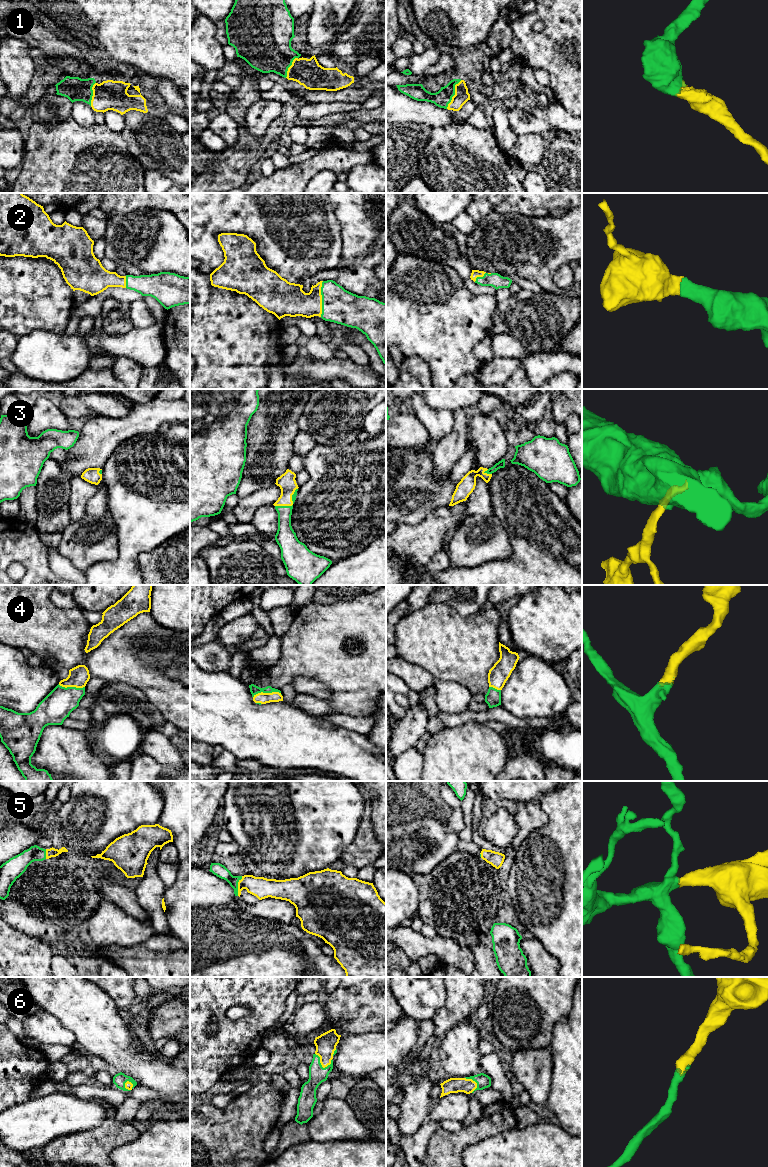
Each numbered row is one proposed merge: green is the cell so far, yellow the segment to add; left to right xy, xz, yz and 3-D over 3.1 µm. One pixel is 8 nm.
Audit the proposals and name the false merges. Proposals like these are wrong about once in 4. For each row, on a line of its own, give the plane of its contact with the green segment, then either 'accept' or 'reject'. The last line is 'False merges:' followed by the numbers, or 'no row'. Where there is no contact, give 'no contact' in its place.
1: meets green in yz; accept
2: meets green in xz; accept
3: meets green in xz; accept
4: meets green in xz; accept
5: meets green in xz; accept
6: meets green in xz; accept
False merges: no row

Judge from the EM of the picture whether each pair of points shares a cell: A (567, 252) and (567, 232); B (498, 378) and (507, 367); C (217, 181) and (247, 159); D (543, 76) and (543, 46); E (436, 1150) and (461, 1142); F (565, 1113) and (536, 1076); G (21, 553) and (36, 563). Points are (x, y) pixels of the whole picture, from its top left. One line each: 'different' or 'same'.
A: same
B: same
C: same
D: different
E: same
F: different
G: same

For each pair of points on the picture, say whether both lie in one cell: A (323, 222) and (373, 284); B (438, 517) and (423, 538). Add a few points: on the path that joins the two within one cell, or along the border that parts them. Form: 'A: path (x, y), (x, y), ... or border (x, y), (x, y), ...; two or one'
A: border (338, 223), (341, 229), (342, 240), (341, 260); two
B: path (438, 522), (428, 533); one

